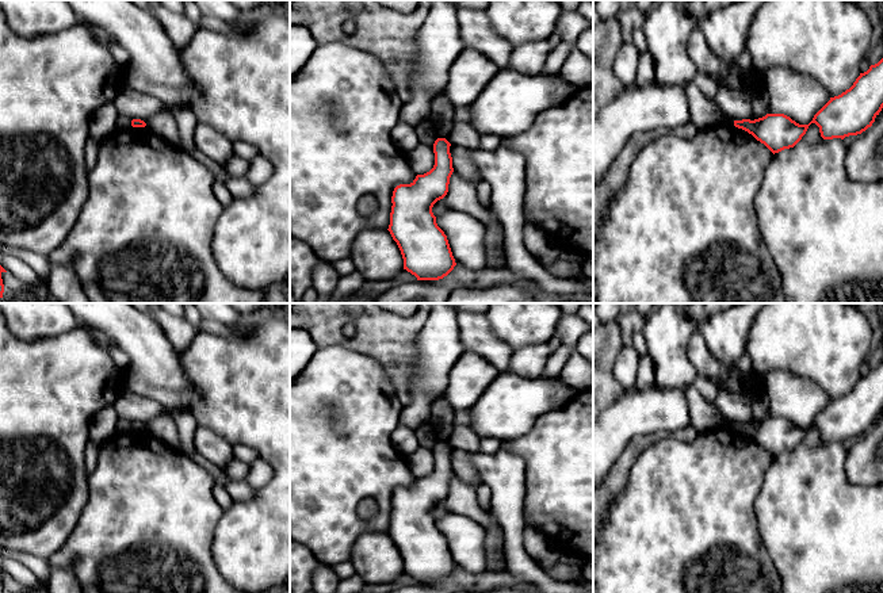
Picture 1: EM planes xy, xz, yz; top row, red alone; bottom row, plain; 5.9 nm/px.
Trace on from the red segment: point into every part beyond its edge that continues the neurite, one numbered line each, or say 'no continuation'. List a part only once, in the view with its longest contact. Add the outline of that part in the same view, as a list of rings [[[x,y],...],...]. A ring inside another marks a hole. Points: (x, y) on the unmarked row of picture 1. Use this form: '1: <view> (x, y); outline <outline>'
no continuation

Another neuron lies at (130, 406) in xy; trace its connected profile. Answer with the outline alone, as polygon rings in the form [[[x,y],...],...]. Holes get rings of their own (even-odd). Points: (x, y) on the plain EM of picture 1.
[[[127,389],[121,391],[114,408],[119,418],[125,418],[133,422],[141,422],[148,425],[160,413],[165,412],[165,408],[154,399],[137,395]]]

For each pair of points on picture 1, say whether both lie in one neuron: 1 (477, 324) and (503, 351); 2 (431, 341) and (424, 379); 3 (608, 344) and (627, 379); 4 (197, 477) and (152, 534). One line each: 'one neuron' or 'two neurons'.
1: one neuron
2: one neuron
3: two neurons
4: one neuron

